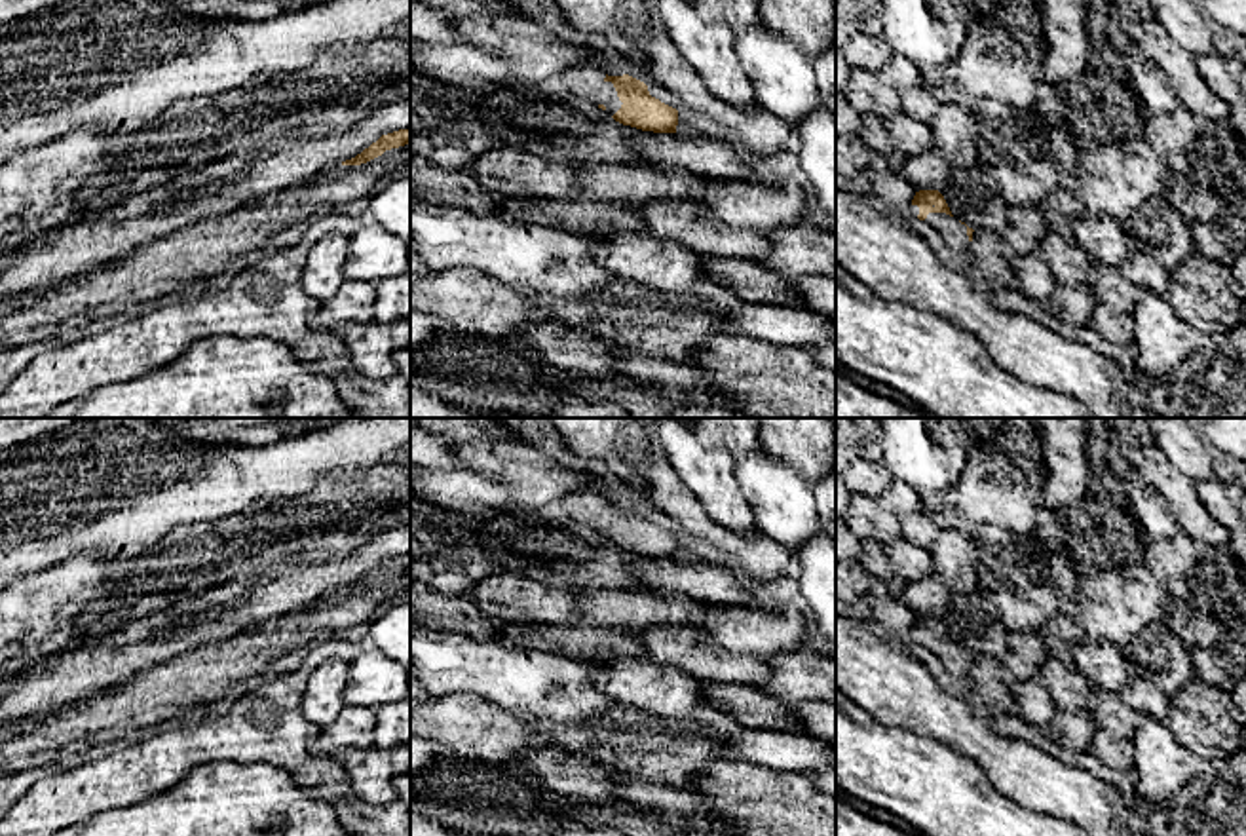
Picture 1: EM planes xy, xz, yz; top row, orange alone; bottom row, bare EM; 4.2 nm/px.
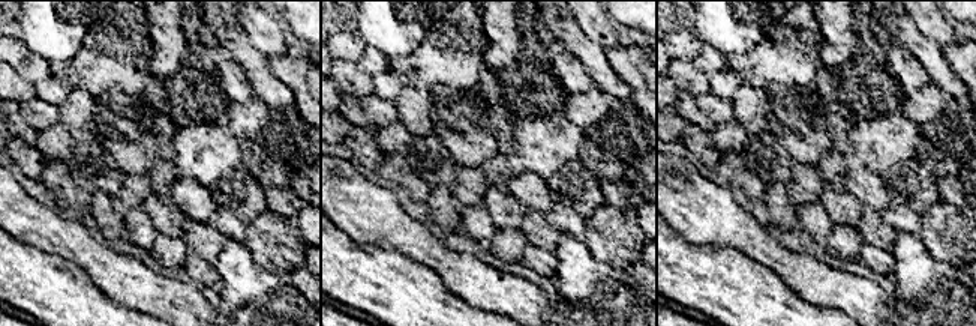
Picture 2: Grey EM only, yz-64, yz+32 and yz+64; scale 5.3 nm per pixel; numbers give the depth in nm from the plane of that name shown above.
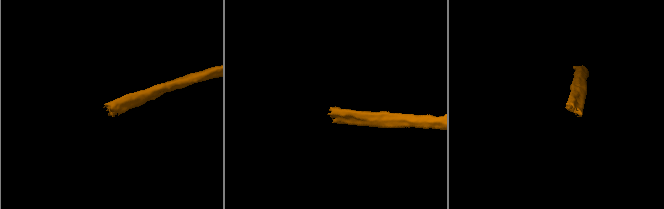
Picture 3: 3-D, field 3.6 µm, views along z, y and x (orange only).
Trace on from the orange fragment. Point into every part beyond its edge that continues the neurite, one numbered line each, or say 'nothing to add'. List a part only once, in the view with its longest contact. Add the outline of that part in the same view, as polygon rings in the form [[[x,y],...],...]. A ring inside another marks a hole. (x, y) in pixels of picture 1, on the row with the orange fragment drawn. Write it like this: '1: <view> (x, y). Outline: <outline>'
1: xz (587, 80). Outline: [[[583,63],[560,74],[572,93],[595,104],[604,104],[614,116],[621,108],[621,101],[612,82],[606,82],[606,68],[593,63]]]

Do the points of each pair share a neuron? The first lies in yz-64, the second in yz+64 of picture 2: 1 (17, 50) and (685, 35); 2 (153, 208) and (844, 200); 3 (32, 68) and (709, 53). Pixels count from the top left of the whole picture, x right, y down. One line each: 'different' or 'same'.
1: same
2: same
3: same

